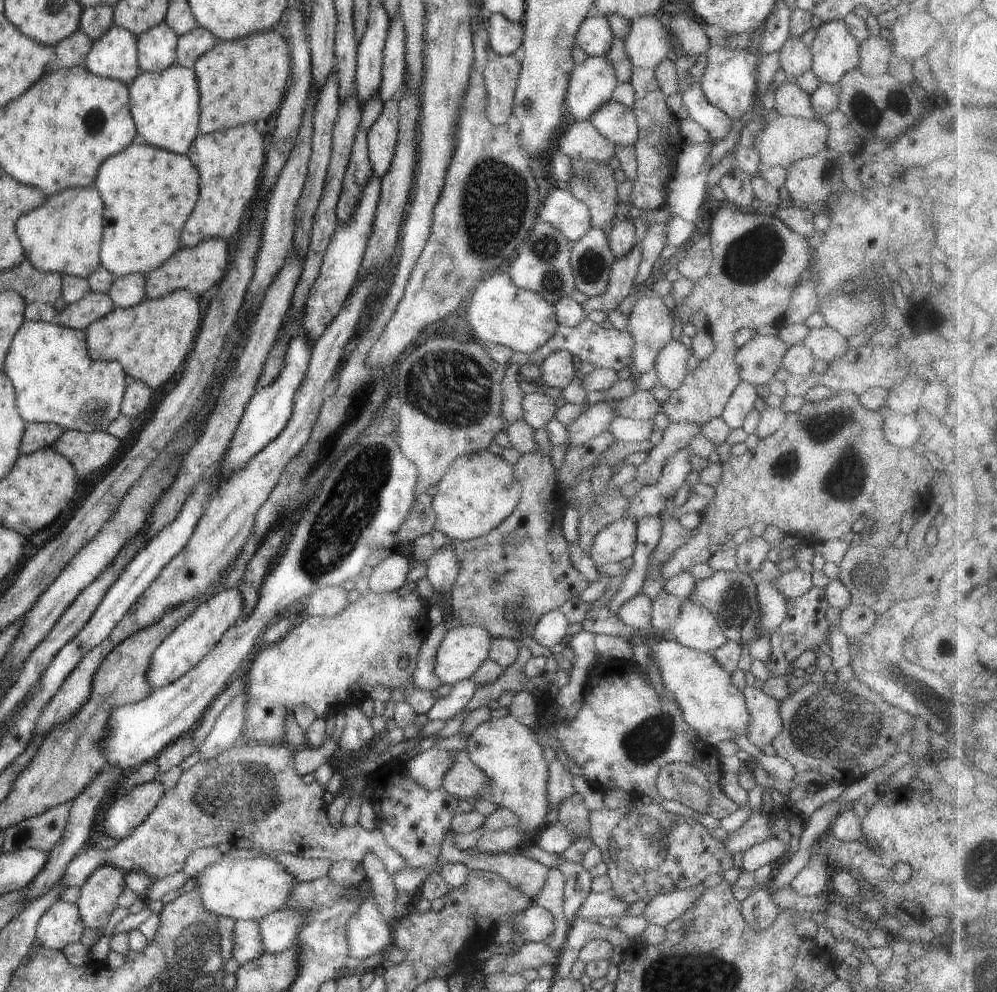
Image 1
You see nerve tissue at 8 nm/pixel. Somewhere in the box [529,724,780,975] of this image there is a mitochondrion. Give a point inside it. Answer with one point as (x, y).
(649, 826)

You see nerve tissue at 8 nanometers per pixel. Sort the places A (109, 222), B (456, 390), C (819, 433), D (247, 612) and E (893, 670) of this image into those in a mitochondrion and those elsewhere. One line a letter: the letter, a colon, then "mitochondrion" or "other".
A: other
B: mitochondrion
C: mitochondrion
D: other
E: mitochondrion

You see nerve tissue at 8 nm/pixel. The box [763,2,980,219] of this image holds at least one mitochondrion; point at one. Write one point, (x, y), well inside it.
(871, 111)

